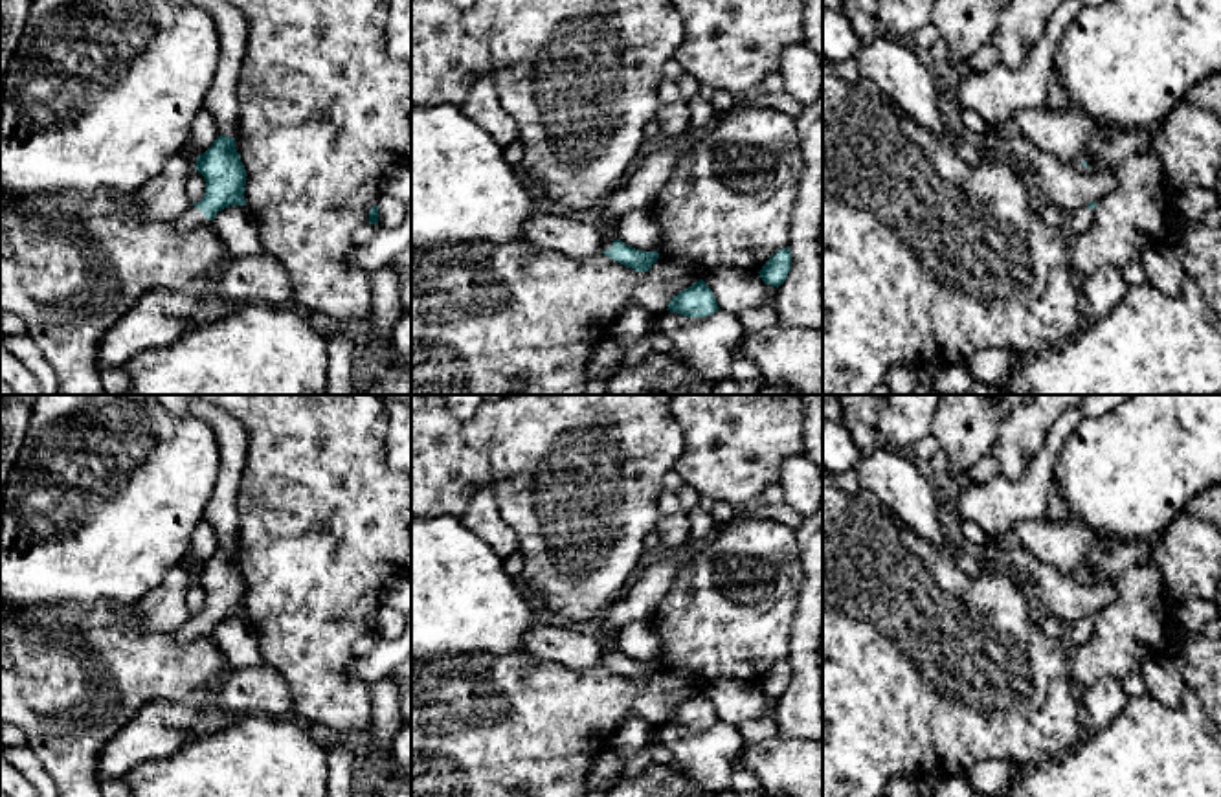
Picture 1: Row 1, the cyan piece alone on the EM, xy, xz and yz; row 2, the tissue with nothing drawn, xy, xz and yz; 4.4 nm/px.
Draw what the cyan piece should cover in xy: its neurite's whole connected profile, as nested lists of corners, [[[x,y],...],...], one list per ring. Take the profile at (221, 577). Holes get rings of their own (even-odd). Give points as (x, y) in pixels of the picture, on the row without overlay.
[[[217,547],[213,556],[196,569],[195,580],[206,591],[206,606],[198,615],[173,632],[176,643],[191,643],[211,635],[215,626],[230,617],[246,617],[246,582],[235,560],[235,549]]]

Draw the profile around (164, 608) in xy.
[[[187,556],[165,575],[160,586],[134,604],[147,628],[176,632],[191,619],[187,591],[196,577],[196,569]]]

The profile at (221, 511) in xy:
[[[189,395],[189,413],[209,424],[215,432],[220,463],[211,498],[204,509],[218,547],[235,549],[239,542],[239,483],[248,455],[248,433],[244,426],[224,410]]]

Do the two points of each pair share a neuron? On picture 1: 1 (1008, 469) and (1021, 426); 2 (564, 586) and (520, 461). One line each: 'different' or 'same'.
1: same
2: same

